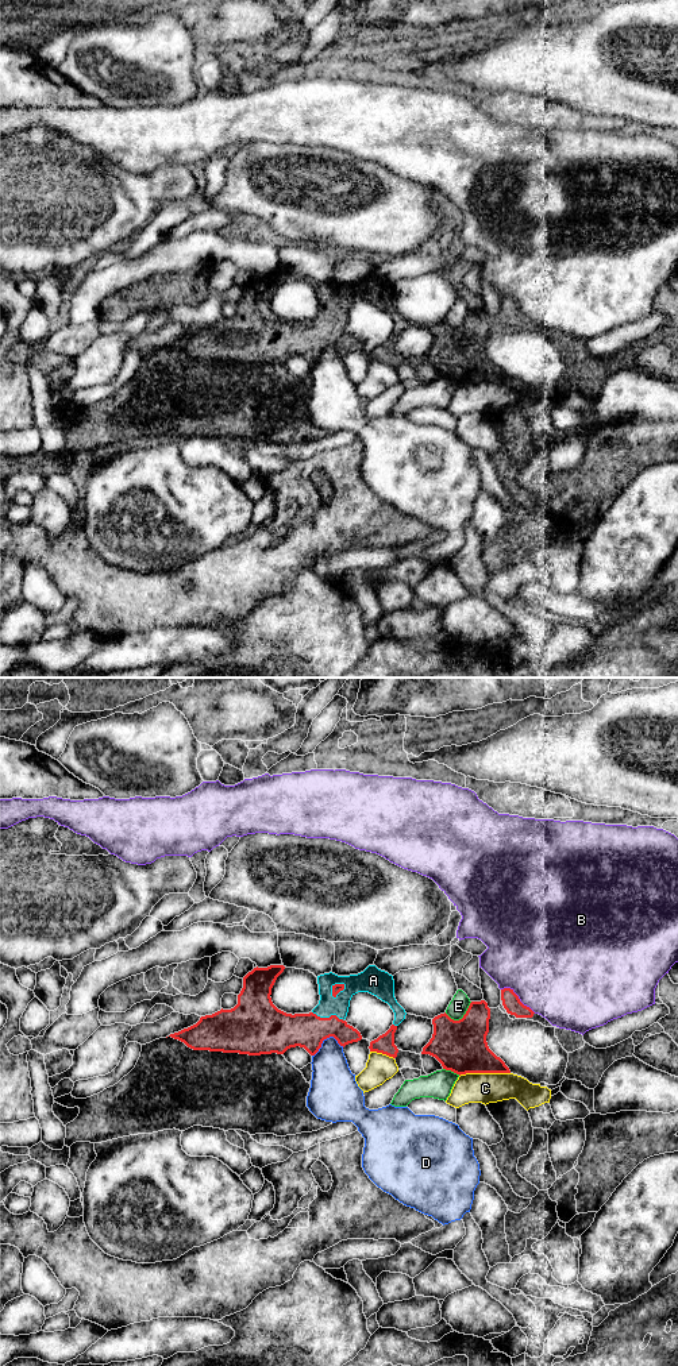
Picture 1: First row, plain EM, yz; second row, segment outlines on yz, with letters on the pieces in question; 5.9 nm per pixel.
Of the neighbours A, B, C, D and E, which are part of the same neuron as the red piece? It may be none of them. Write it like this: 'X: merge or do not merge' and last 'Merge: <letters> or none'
A: merge
B: do not merge
C: do not merge
D: do not merge
E: do not merge
Merge: A

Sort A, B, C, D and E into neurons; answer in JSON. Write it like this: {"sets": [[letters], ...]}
{"sets": [["A"], ["B"], ["C"], ["D"], ["E"]]}

